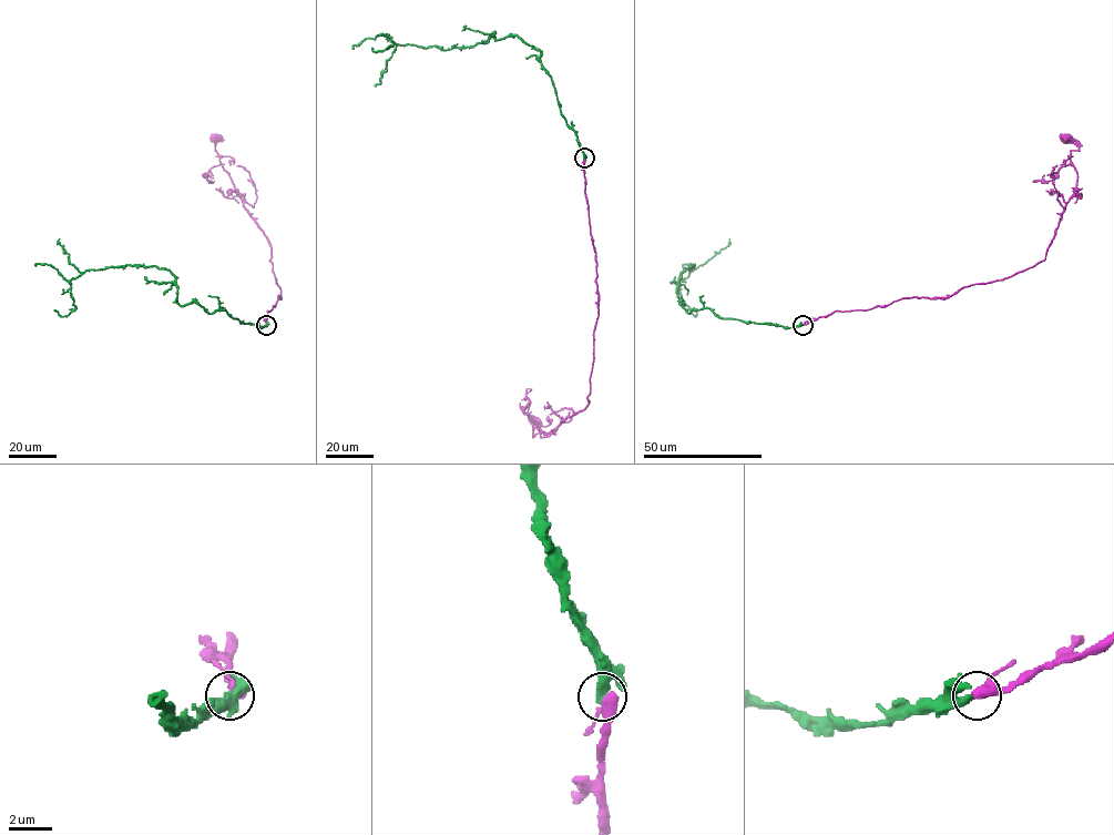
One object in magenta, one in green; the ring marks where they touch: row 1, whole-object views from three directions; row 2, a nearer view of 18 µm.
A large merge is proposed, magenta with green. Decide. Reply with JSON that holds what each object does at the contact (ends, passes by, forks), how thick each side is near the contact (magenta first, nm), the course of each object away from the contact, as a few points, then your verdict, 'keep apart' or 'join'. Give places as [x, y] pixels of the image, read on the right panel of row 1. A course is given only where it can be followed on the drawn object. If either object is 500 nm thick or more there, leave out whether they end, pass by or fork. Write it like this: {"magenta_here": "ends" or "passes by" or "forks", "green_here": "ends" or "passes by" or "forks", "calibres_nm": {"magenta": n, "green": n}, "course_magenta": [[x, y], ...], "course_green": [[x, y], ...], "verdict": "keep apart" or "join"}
{"magenta_here": "passes by", "green_here": "ends", "calibres_nm": {"magenta": 420, "green": 400}, "course_magenta": [[803, 324], [902, 298], [948, 298], [1042, 261], [1077, 183], [1071, 152], [1079, 148], [1065, 136]], "course_green": [[803, 324], [722, 318], [708, 308], [690, 314], [677, 285], [694, 265], [678, 288], [692, 309]], "verdict": "keep apart"}

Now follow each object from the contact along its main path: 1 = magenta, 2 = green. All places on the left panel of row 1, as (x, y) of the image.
1: (266, 324), (267, 312), (280, 298), (269, 261), (271, 246), (223, 169), (215, 151), (214, 136)
2: (266, 324), (181, 305), (169, 271), (139, 265), (85, 271), (69, 281), (75, 308), (53, 309)

